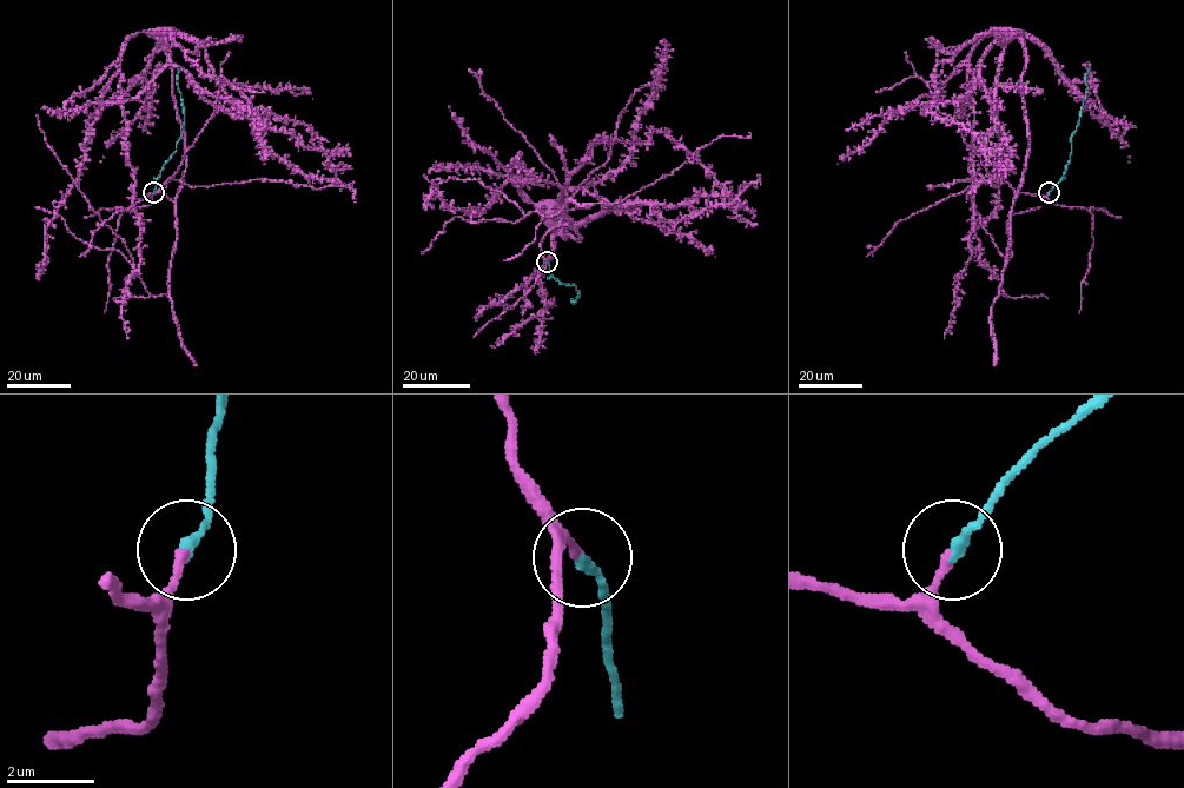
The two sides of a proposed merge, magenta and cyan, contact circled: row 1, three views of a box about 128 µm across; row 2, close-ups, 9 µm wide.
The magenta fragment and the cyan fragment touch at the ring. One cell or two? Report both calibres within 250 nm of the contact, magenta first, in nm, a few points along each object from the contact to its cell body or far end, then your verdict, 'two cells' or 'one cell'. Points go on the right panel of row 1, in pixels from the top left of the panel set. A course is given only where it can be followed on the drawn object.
calibres 200 and 280 nm; course magenta (1049, 193), (1013, 200), (1025, 47), (1000, 38), (971, 100), (967, 73), (1004, 143), (976, 231), (1000, 279); course cyan (1049, 193), (1064, 176), (1069, 160), (1070, 137), (1085, 98), (1089, 66); one cell

